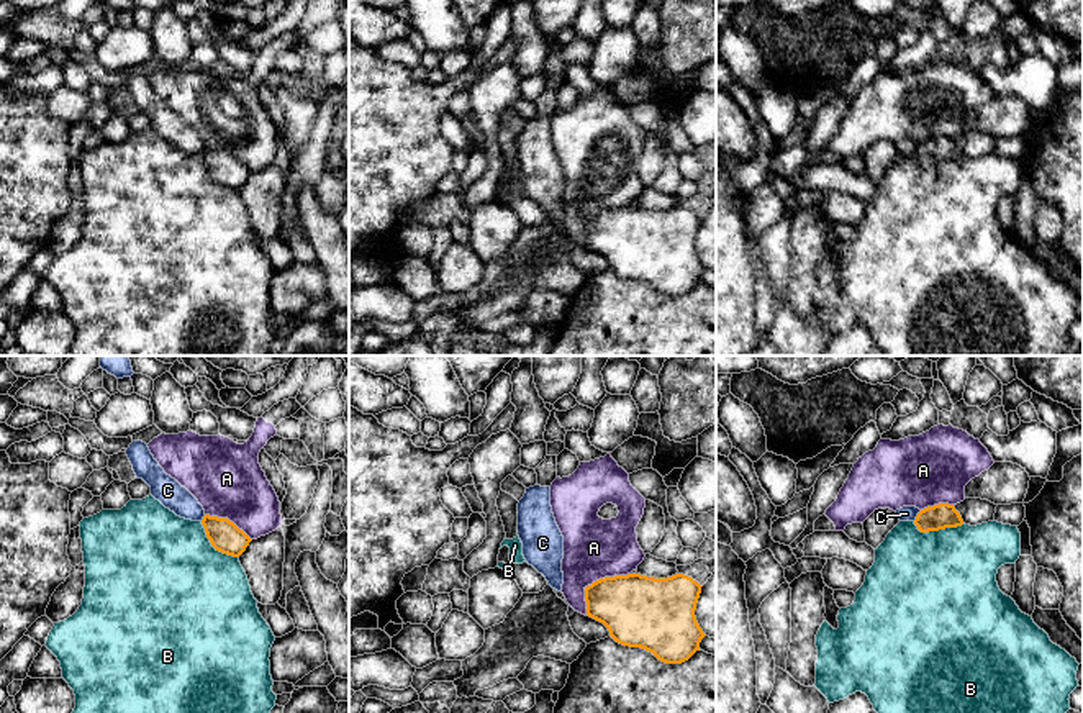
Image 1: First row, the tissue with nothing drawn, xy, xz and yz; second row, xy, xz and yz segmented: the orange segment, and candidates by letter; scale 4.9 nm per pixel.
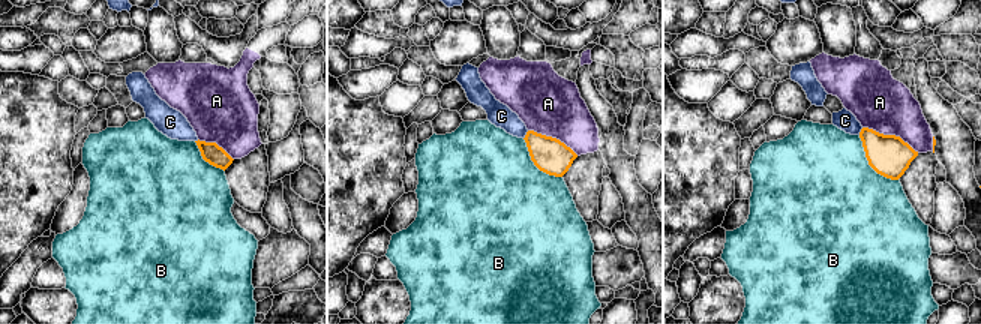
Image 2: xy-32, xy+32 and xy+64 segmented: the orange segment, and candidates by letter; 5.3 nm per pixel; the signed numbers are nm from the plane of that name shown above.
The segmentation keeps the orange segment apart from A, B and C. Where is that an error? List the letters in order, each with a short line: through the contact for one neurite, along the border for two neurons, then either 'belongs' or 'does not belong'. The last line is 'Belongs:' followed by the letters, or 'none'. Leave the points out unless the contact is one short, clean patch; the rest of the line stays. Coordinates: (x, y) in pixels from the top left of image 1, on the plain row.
A: does not belong
B: does not belong
C: line yz (921, 143), (913, 153); does not belong
Belongs: none

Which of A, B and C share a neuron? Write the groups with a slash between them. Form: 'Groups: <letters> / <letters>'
Groups: A / B / C

